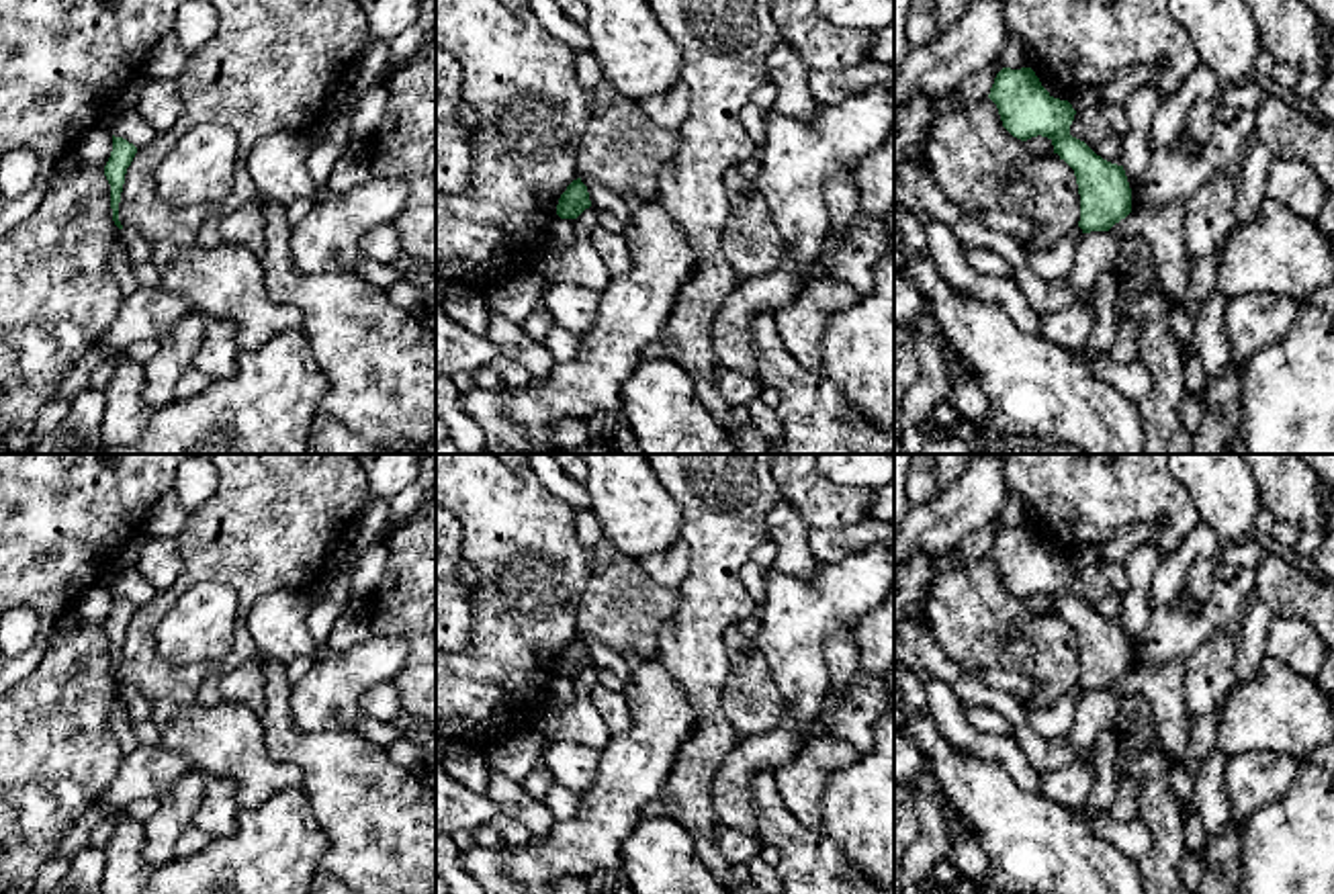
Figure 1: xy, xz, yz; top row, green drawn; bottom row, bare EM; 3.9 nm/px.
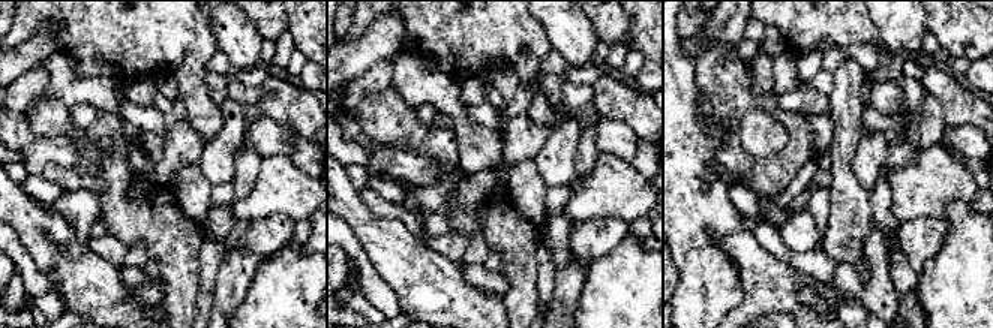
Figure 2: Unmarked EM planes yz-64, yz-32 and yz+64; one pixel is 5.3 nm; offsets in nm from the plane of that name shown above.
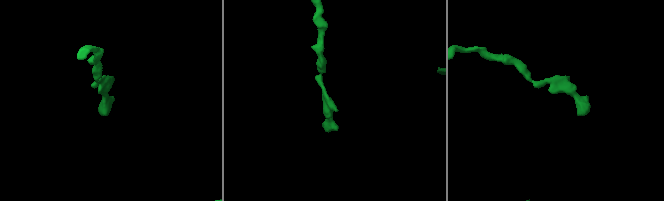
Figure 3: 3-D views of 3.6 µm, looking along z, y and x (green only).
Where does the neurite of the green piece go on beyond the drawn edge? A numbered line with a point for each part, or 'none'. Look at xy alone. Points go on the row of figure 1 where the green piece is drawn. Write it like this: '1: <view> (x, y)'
none

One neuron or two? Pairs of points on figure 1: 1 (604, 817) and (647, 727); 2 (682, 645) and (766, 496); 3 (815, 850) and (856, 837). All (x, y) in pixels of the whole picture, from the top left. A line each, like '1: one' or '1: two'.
1: one
2: one
3: two

